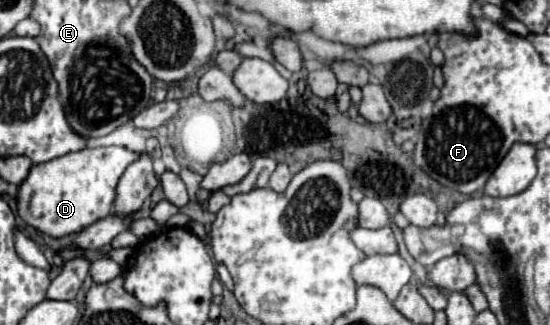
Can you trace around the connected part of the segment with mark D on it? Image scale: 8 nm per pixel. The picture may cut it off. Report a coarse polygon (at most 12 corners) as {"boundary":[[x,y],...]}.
{"boundary":[[85,147],[35,165],[21,219],[51,237],[111,213],[139,153]]}

